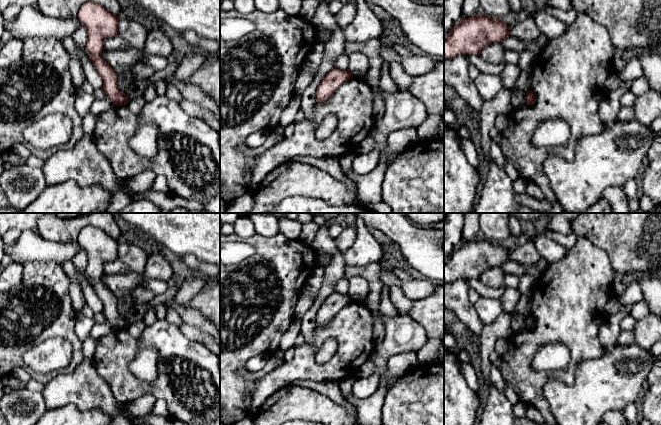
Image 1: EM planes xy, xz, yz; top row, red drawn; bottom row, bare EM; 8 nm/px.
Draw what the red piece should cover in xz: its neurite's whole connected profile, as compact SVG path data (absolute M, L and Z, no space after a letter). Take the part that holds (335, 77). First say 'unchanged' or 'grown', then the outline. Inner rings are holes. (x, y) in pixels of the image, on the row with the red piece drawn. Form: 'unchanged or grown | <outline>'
unchanged | M332 68L321 80L317 87L315 102L325 102L340 87L341 84L351 79L353 76L349 71Z

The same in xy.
unchanged | M88 2L81 6L77 18L88 32L85 49L92 65L102 77L105 98L116 106L126 105L127 96L125 92L120 92L118 89L118 74L101 57L103 41L118 35L119 16L110 13L100 4Z

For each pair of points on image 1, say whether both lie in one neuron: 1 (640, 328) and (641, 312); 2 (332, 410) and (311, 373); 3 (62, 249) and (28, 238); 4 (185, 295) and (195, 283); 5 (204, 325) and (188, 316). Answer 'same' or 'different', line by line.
1: different
2: different
3: same
4: same
5: same

